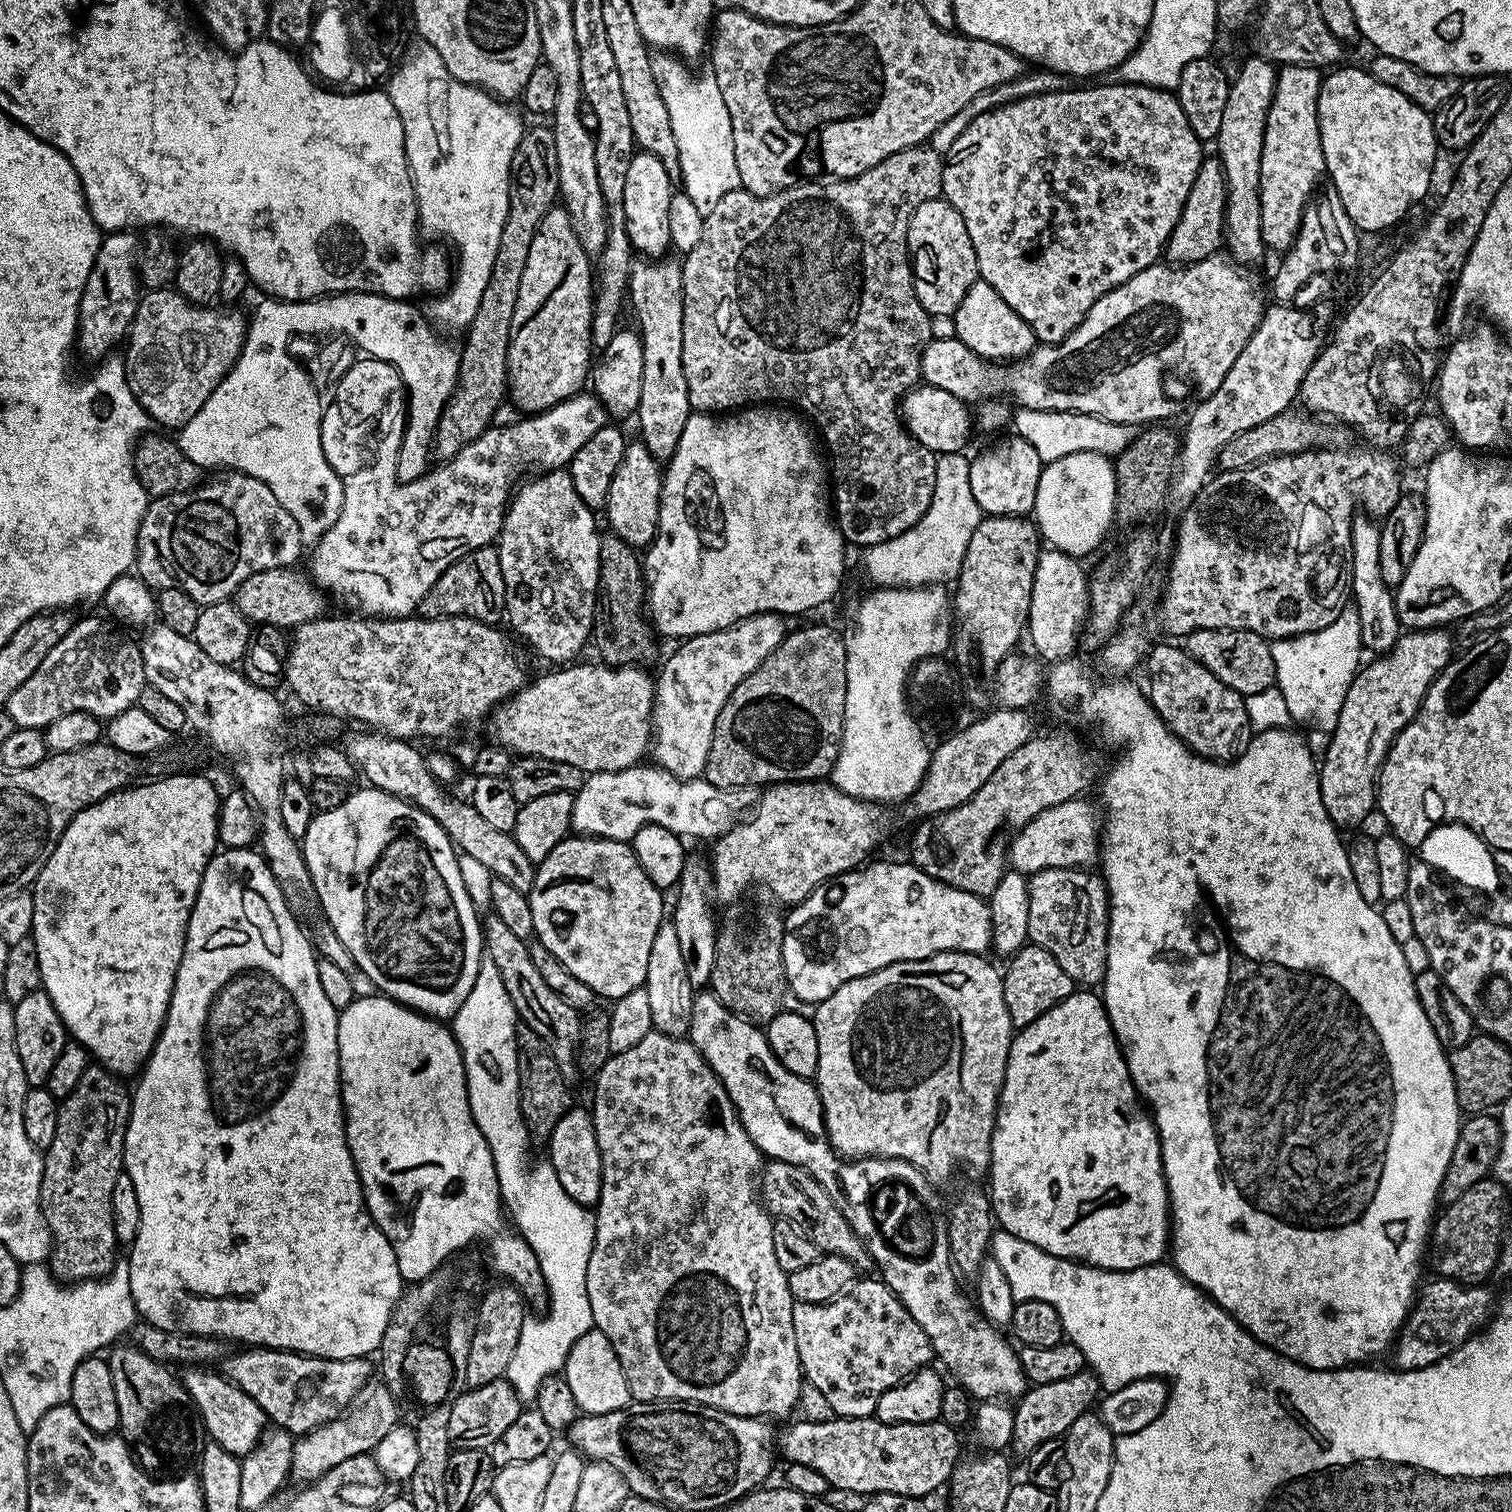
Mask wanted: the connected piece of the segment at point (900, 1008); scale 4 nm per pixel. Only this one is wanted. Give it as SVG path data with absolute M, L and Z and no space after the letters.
M939 952L930 958L894 962L882 970L838 986L830 998L817 1005L814 1023L818 1034L818 1066L814 1083L824 1107L824 1130L828 1133L828 1143L837 1156L849 1161L865 1158L905 1160L937 1186L943 1185L943 1180L950 1179L952 1171L959 1164L965 1164L972 1172L989 1171L992 1163L992 1131L996 1125L996 1103L1000 1101L1000 1087L1006 1074L1006 1058L1010 1054L1014 1029L1006 1010L1001 969L996 969L990 961L984 959L988 958L975 952Z

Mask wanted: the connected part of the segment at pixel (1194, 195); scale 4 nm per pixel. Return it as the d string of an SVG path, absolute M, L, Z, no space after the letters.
M1212 154L1210 158L1201 159L1200 169L1194 178L1194 186L1190 186L1190 194L1186 194L1186 206L1182 206L1182 214L1170 234L1164 247L1163 259L1173 266L1197 264L1206 258L1217 255L1225 243L1224 211L1228 201L1224 167L1220 165L1220 157Z

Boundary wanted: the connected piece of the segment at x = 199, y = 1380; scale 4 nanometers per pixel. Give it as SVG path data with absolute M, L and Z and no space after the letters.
M188 1370L183 1373L184 1389L196 1403L196 1408L204 1420L204 1431L215 1443L222 1445L230 1454L241 1458L256 1449L260 1437L266 1431L266 1417L262 1406L242 1394L226 1377L216 1370Z

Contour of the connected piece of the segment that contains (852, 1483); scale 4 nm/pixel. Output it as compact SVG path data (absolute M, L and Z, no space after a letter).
M850 1416L847 1418L835 1418L828 1422L810 1422L803 1418L797 1419L797 1424L792 1424L789 1428L779 1429L778 1435L774 1440L774 1448L784 1462L788 1464L797 1464L798 1466L810 1466L810 1470L818 1470L818 1474L822 1474L822 1478L826 1478L826 1482L833 1488L841 1488L842 1490L854 1491L863 1494L875 1494L877 1492L893 1492L894 1494L902 1494L903 1496L915 1496L917 1498L928 1498L935 1488L940 1488L943 1484L947 1485L952 1479L952 1472L955 1470L960 1456L960 1440L957 1429L952 1428L948 1424L943 1424L941 1420L931 1420L925 1424L887 1424L881 1420L877 1420L872 1416Z

